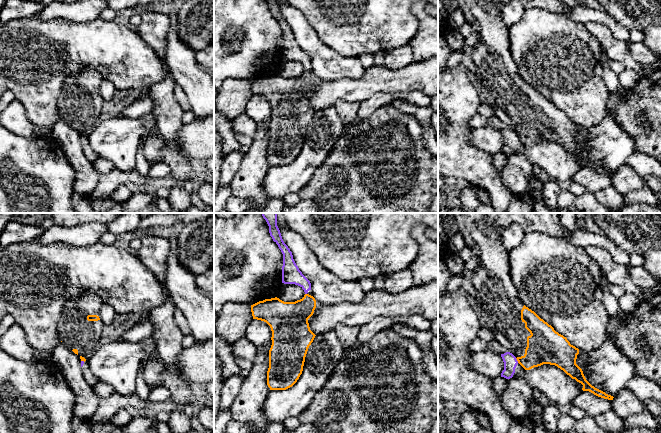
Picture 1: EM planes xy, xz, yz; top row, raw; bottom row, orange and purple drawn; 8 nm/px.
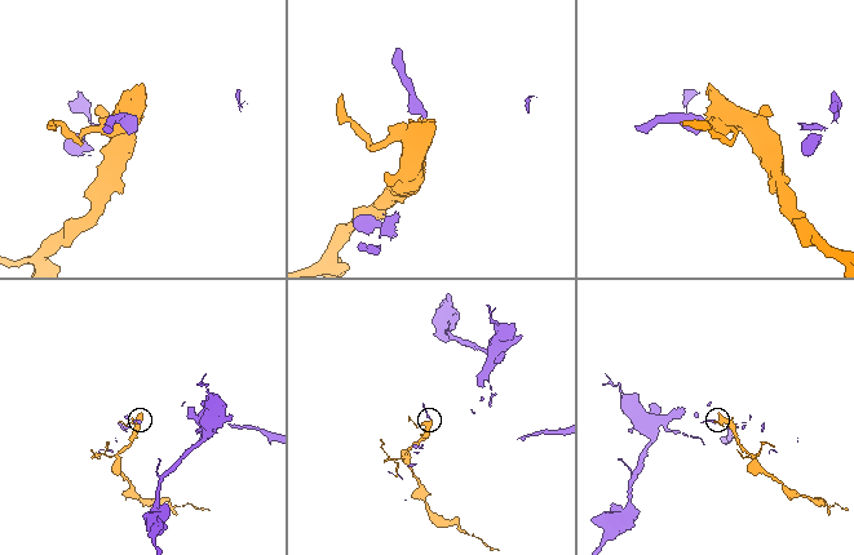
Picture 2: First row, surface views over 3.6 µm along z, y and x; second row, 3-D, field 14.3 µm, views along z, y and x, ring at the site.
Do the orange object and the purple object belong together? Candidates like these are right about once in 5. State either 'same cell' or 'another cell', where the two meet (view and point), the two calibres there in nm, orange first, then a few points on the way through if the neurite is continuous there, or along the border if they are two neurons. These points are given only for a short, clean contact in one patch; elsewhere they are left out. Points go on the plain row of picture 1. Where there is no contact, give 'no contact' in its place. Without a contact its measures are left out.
another cell | yz (517, 136) | 280/110 nm | along yz (515, 134), (518, 138)

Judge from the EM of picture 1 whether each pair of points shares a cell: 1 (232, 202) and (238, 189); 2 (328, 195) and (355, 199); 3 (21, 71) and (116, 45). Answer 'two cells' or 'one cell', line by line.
1: two cells
2: one cell
3: one cell

